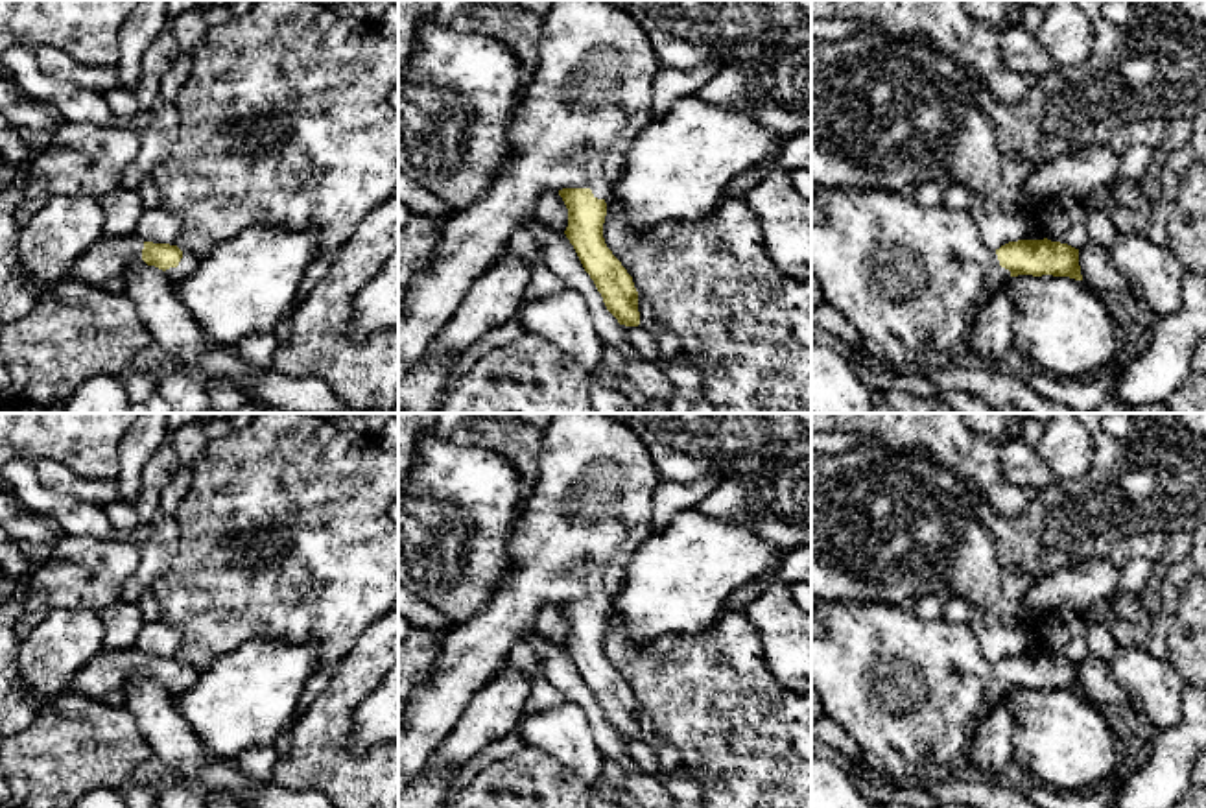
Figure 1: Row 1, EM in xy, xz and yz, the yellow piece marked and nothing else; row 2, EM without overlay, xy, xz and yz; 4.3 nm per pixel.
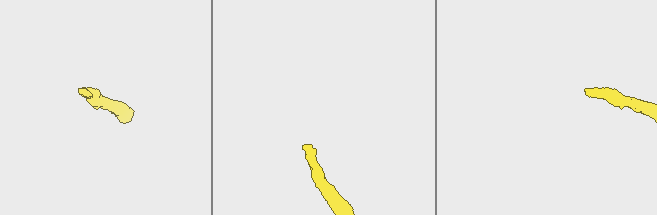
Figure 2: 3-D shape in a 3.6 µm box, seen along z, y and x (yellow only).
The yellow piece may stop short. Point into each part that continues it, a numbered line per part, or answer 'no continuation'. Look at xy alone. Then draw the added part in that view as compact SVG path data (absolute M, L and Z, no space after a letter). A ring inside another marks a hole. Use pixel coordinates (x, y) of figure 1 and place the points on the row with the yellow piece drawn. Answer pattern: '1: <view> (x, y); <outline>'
1: xy (187, 264); M183 253L183 258L181 258L179 266L177 267L170 267L164 273L171 280L175 280L175 279L190 275L194 271L195 264L197 264L197 260L190 253Z

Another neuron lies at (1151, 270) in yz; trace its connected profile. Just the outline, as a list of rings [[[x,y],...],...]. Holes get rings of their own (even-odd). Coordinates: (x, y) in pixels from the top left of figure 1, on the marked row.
[[[1119,231],[1117,240],[1105,251],[1112,267],[1127,279],[1129,290],[1140,291],[1156,317],[1180,310],[1180,280],[1186,271],[1167,247],[1153,244],[1147,236]]]

